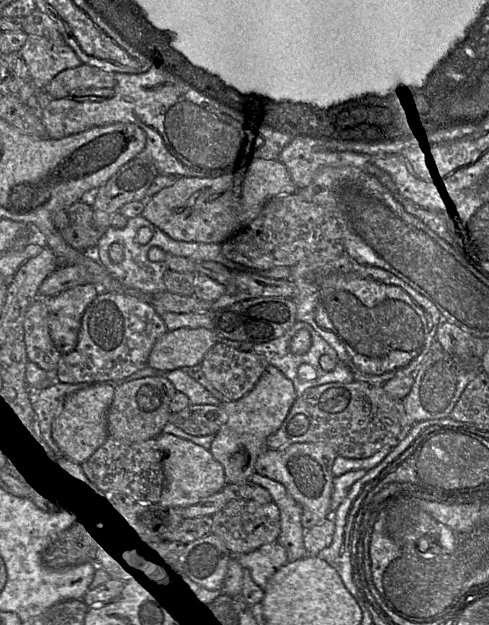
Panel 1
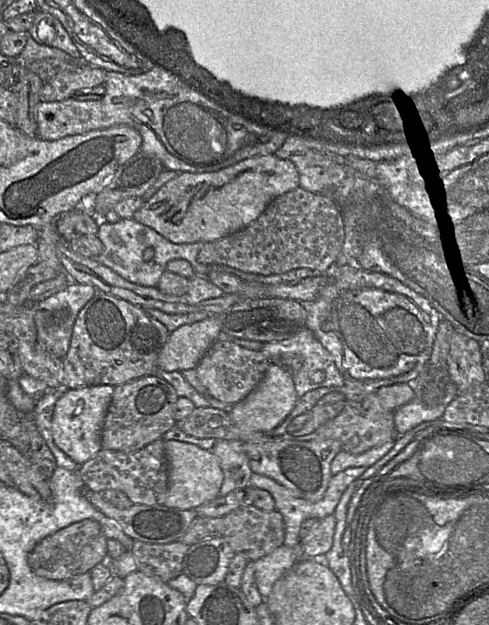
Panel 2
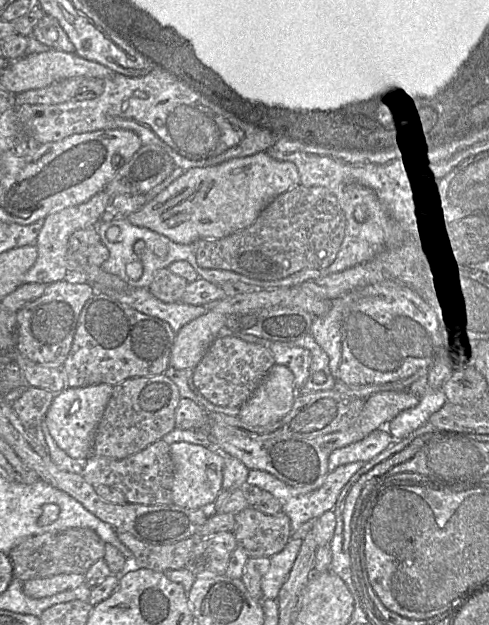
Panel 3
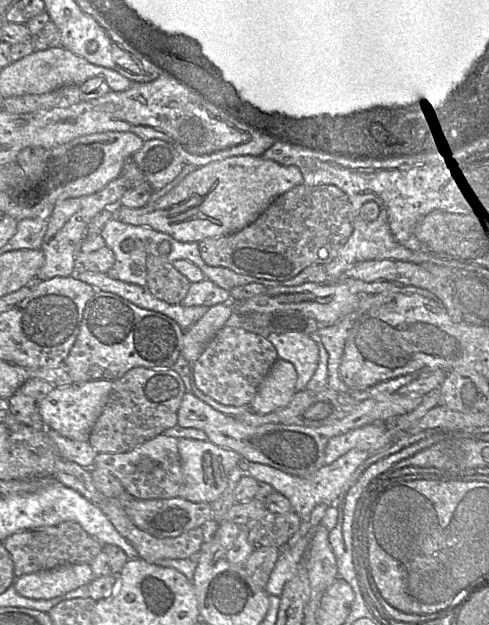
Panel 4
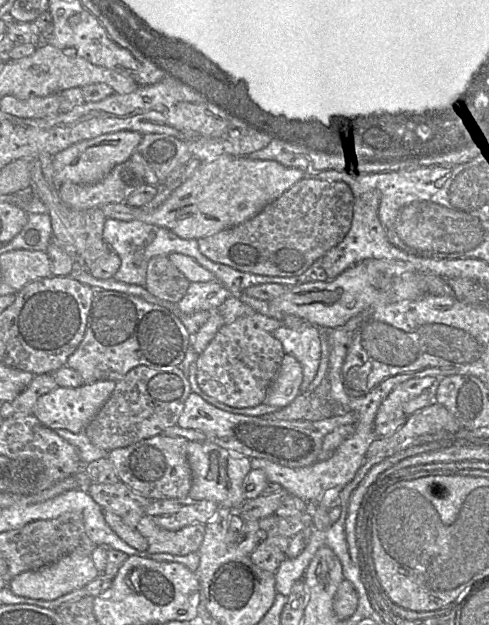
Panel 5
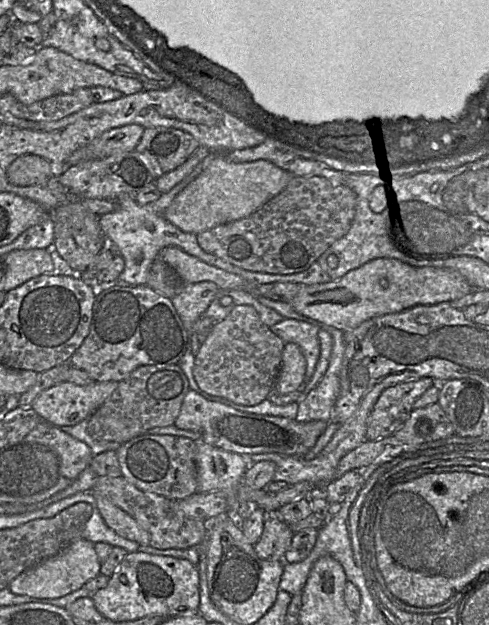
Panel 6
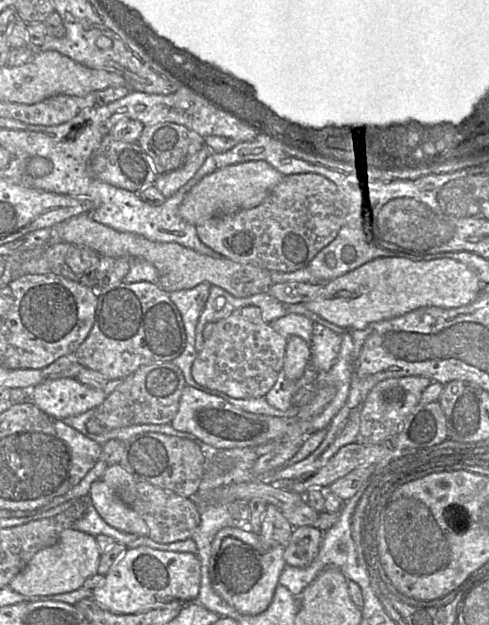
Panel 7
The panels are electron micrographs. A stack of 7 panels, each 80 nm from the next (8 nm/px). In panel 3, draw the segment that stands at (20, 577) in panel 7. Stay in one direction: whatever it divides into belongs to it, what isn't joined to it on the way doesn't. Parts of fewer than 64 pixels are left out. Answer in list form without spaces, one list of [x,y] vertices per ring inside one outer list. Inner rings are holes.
[[[59,574],[47,578],[30,579],[23,583],[23,592],[33,599],[41,599],[65,590],[72,590],[85,583],[83,574]]]

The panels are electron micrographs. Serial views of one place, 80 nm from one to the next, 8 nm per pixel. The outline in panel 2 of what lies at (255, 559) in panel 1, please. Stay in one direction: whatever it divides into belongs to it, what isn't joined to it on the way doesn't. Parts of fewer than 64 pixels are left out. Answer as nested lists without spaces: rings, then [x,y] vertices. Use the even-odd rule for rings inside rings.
[[[285,544],[268,555],[254,561],[255,581],[260,594],[266,599],[274,583],[288,572],[299,560],[299,549]]]

